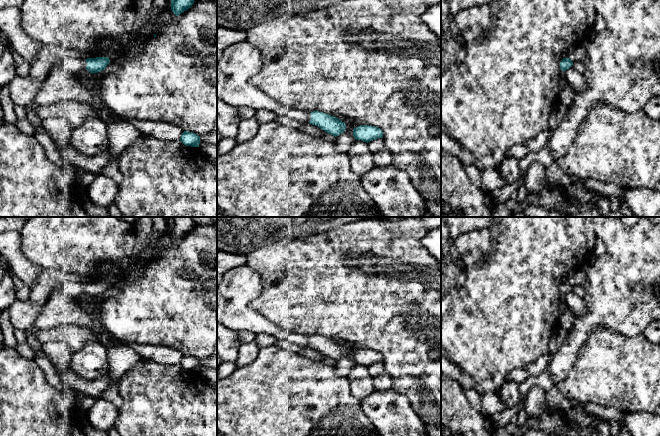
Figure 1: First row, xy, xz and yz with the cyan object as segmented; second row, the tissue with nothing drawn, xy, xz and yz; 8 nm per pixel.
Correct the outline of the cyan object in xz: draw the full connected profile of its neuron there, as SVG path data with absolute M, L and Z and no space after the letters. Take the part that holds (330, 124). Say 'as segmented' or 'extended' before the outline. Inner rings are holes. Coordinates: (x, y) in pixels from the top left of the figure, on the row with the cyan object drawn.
extended; M238 42L225 48L217 59L217 98L235 107L264 109L301 123L309 122L335 137L345 131L346 124L334 116L319 111L307 113L292 109L249 85L248 80L260 71L261 66L260 51L248 42Z

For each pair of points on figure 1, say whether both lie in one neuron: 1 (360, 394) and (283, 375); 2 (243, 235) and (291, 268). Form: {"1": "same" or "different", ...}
{"1": "different", "2": "different"}

